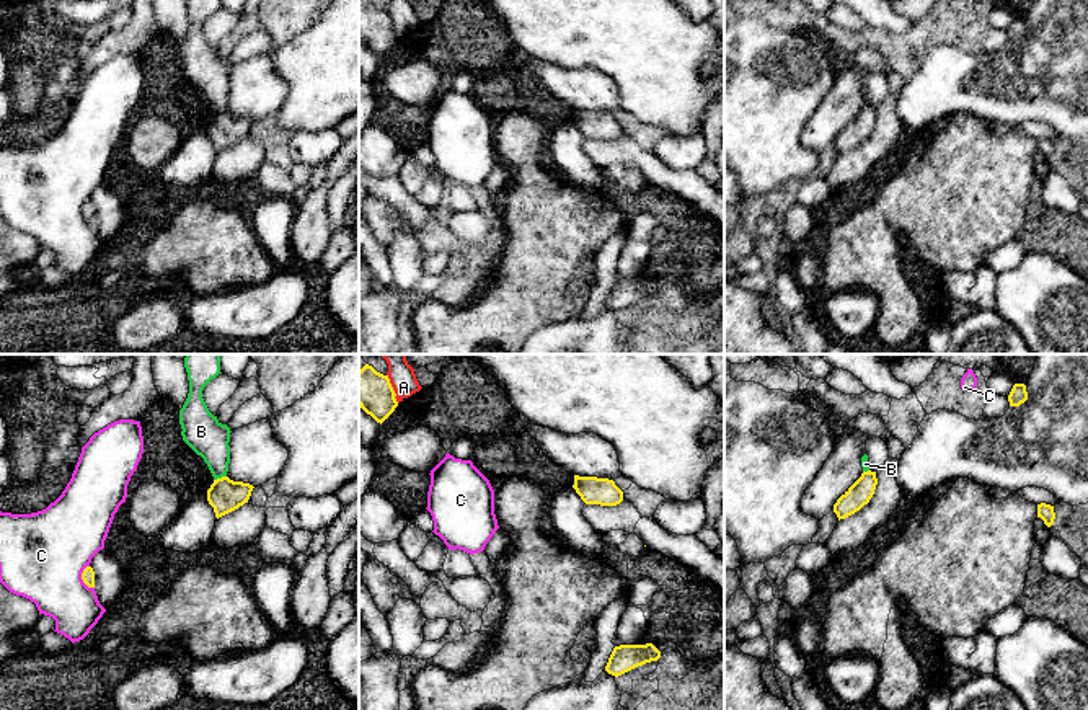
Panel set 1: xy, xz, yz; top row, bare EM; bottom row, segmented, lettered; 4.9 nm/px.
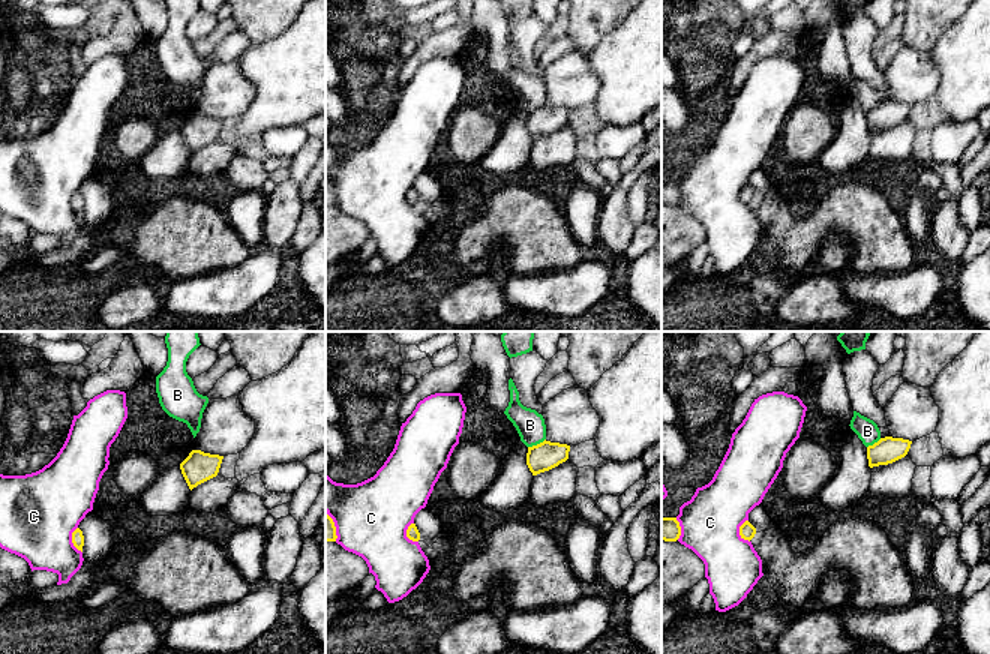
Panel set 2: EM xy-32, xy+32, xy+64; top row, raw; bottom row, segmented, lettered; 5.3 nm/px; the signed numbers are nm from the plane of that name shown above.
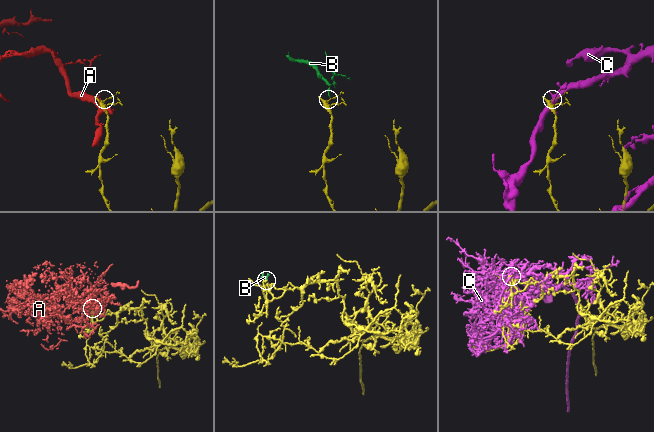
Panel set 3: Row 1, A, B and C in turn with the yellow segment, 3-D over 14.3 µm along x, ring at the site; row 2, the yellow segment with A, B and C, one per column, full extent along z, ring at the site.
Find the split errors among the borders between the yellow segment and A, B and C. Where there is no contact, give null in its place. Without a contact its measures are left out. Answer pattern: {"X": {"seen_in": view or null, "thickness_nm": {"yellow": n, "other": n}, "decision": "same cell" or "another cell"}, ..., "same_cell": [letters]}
{"A": {"seen_in": "xz", "thickness_nm": {"yellow": 190, "other": 130}, "decision": "another cell"}, "B": {"seen_in": "xy", "thickness_nm": {"yellow": 160, "other": 190}, "decision": "another cell"}, "C": {"seen_in": "xy", "thickness_nm": {"yellow": 60, "other": 420}, "decision": "another cell"}, "same_cell": []}

